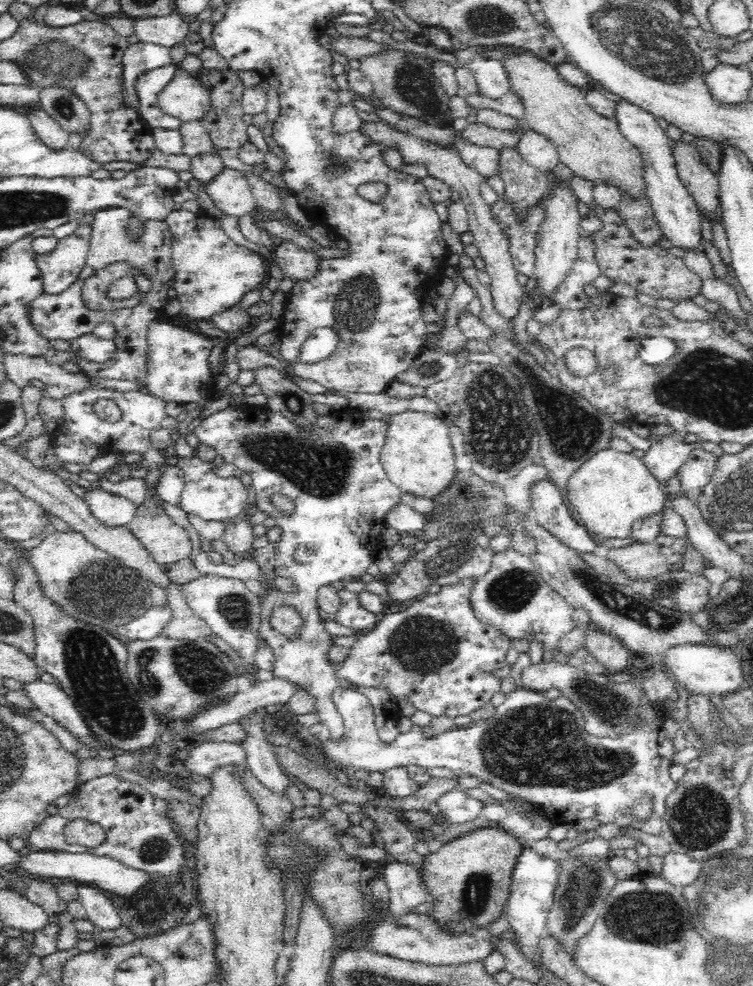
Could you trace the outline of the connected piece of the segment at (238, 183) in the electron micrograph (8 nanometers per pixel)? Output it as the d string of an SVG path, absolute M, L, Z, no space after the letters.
M225 167L206 185L206 191L216 208L232 218L248 216L257 206L255 196L242 172L229 167Z

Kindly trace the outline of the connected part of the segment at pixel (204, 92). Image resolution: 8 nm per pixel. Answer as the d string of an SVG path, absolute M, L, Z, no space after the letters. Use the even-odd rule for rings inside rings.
M182 67L158 96L158 106L183 122L204 120L212 108L210 91Z

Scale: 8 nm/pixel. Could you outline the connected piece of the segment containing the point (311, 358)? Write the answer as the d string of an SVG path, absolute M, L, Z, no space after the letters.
M314 329L302 344L299 358L303 364L319 365L336 353L338 342L340 342L340 337L337 330Z

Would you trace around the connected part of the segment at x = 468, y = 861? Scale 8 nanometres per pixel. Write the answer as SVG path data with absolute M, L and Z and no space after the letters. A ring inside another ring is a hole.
M486 826L472 830L446 842L438 852L425 858L423 885L437 896L430 914L442 926L458 933L489 928L506 908L511 894L513 873L525 848L523 839L501 826Z

